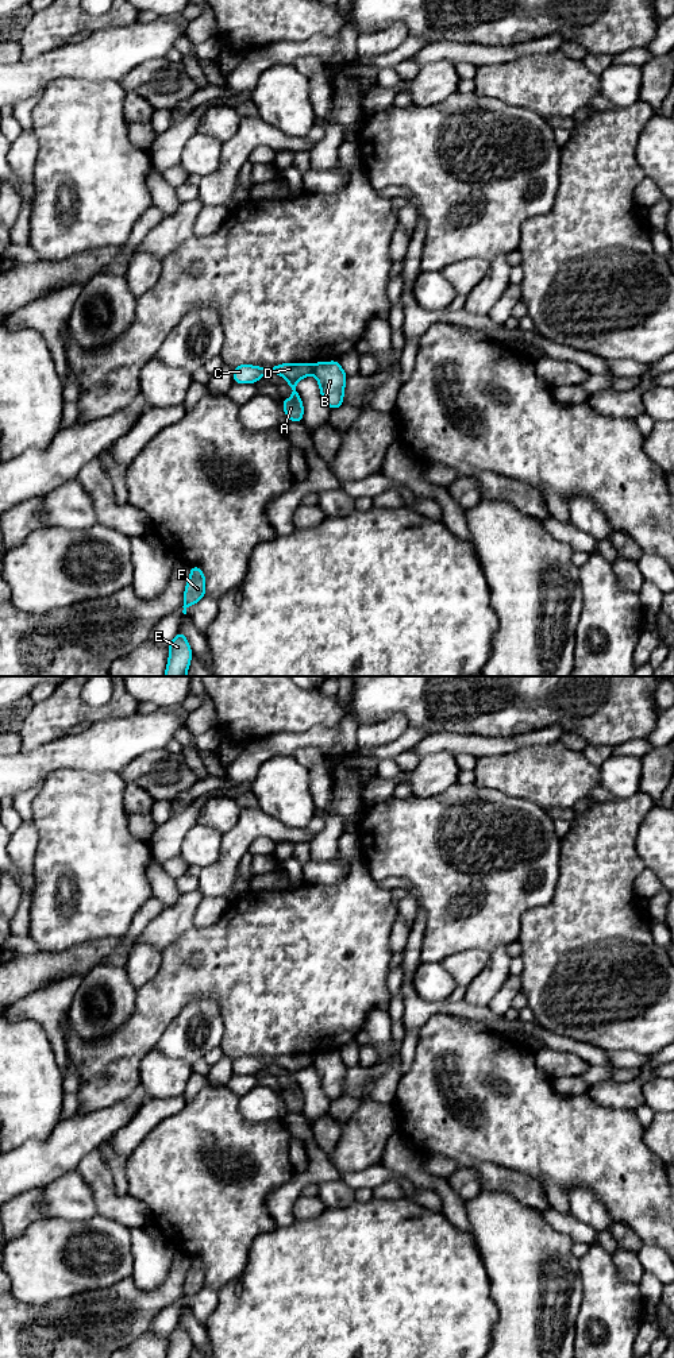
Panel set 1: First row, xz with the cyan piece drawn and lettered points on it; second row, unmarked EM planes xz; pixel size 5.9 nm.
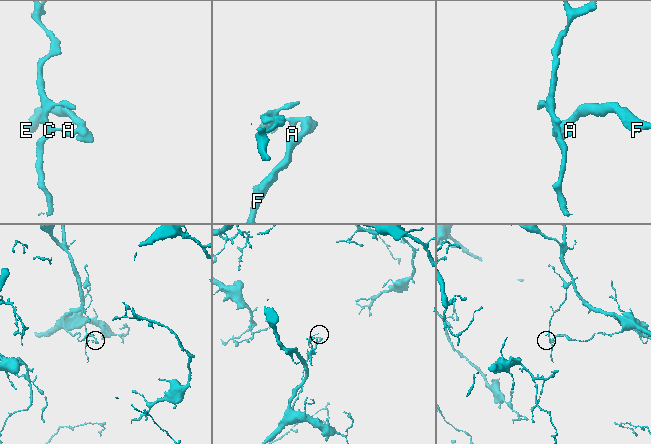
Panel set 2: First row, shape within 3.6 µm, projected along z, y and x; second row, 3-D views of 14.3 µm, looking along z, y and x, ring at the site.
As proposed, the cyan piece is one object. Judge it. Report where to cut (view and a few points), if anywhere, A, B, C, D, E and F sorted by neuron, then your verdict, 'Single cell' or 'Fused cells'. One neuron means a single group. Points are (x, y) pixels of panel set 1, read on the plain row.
Split along xz (312, 1056), (314, 1064). Groups: A C D / B E F. Fused cells

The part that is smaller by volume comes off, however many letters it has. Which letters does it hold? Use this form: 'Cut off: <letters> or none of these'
Cut off: A, C, D

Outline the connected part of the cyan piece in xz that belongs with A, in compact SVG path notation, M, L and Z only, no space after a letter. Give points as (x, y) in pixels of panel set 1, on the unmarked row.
M282 1054L273 1058L257 1058L251 1056L240 1056L234 1058L234 1075L255 1075L265 1065L276 1064L286 1070L288 1076L292 1079L292 1088L289 1091L282 1091L282 1097L289 1112L301 1114L304 1106L304 1097L299 1083L296 1081L296 1075L313 1065L312 1054Z

